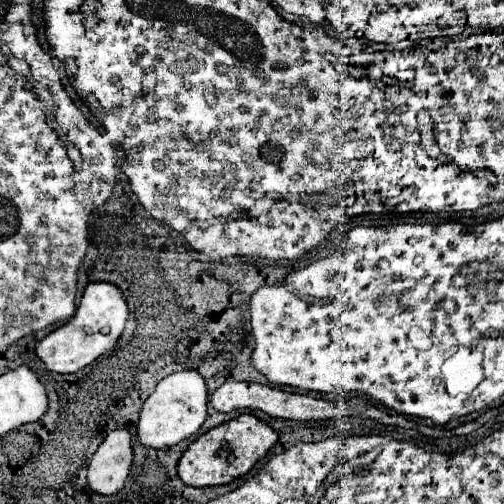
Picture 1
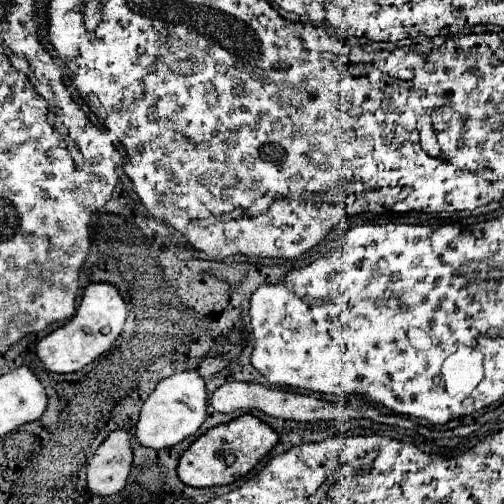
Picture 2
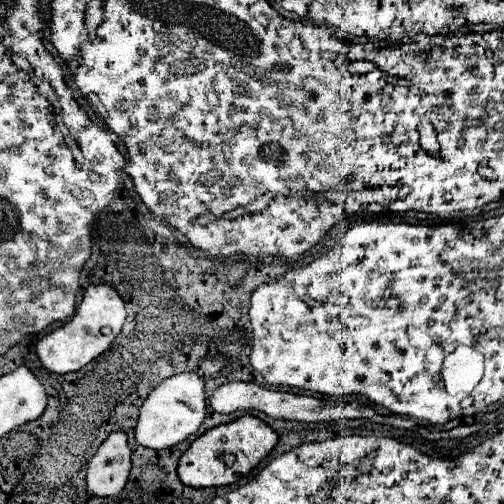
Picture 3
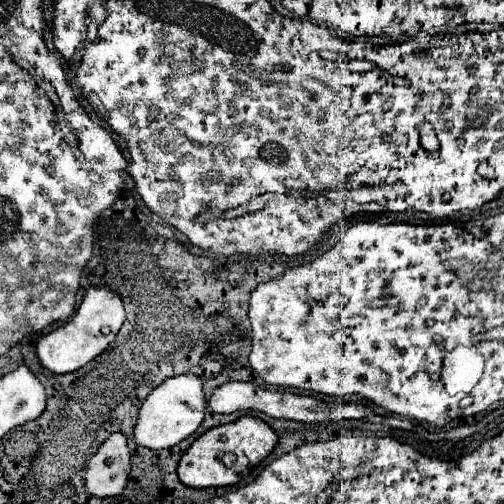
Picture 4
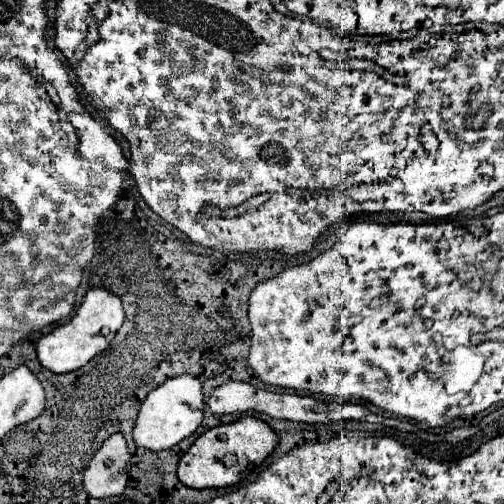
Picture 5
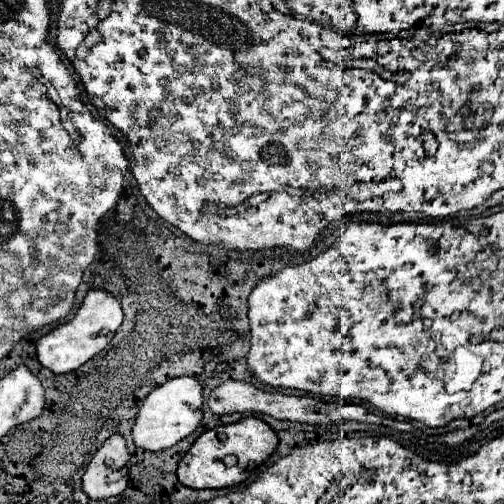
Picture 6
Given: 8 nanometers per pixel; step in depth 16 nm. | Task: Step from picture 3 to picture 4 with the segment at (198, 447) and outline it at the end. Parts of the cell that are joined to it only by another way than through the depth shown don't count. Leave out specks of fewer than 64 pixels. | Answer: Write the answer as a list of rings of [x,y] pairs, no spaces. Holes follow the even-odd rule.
[[[240,416],[238,420],[230,424],[216,426],[208,432],[204,432],[200,438],[194,440],[194,444],[182,454],[178,464],[178,478],[192,488],[210,488],[210,486],[232,486],[242,476],[250,474],[252,468],[256,468],[276,446],[278,436],[276,432],[254,416]],[[226,456],[236,456],[236,462],[226,464]]]

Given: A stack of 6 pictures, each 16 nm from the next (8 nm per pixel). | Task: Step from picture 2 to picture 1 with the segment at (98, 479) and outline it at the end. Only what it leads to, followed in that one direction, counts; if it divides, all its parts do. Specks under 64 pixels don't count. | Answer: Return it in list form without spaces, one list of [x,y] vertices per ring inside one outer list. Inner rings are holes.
[[[126,428],[112,430],[98,446],[88,466],[88,484],[98,494],[118,494],[128,478],[134,450],[132,436]]]

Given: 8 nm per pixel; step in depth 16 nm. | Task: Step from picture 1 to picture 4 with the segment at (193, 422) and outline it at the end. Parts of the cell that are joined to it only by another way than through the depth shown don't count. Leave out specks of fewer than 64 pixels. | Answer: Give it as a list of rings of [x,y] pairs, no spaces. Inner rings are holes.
[[[178,374],[166,378],[144,400],[138,414],[138,424],[134,428],[134,440],[138,446],[150,450],[172,448],[198,430],[198,426],[204,420],[204,414],[206,414],[206,396],[202,380],[196,374]]]

